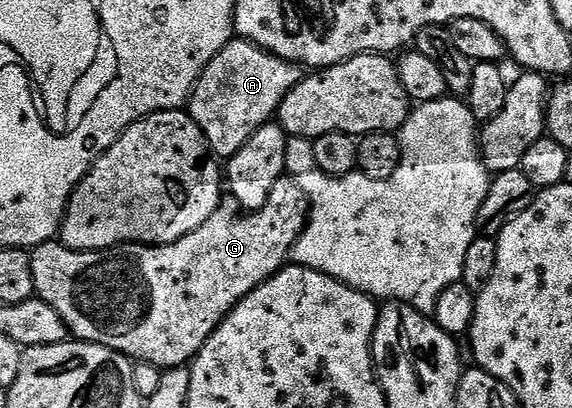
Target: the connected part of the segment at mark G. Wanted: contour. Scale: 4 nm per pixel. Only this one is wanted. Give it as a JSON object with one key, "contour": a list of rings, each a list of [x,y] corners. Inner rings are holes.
{"contour":[[[285,176],[278,180],[278,184],[274,184],[274,192],[270,192],[270,200],[262,209],[255,212],[242,212],[240,205],[236,201],[221,201],[220,207],[214,212],[214,216],[210,216],[210,220],[206,220],[206,224],[202,224],[202,228],[190,232],[190,236],[182,236],[182,240],[178,240],[174,244],[146,246],[142,242],[126,242],[123,246],[112,246],[108,250],[72,250],[59,240],[43,242],[42,245],[35,247],[31,251],[36,294],[46,304],[50,304],[50,308],[54,308],[54,312],[58,312],[62,316],[68,333],[73,339],[102,344],[106,348],[116,350],[118,353],[124,354],[127,358],[136,362],[149,362],[161,368],[188,366],[192,359],[200,353],[200,349],[204,347],[208,337],[219,328],[225,316],[248,293],[252,290],[257,290],[267,278],[272,278],[278,271],[284,269],[289,261],[292,245],[298,241],[301,232],[308,225],[309,209],[308,197],[306,192],[302,192],[299,181],[291,176]]]}

